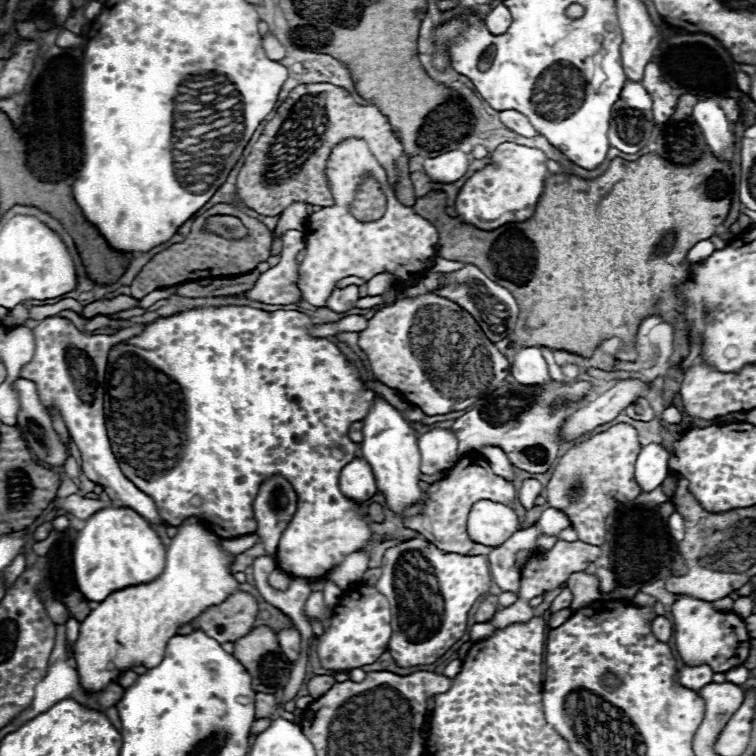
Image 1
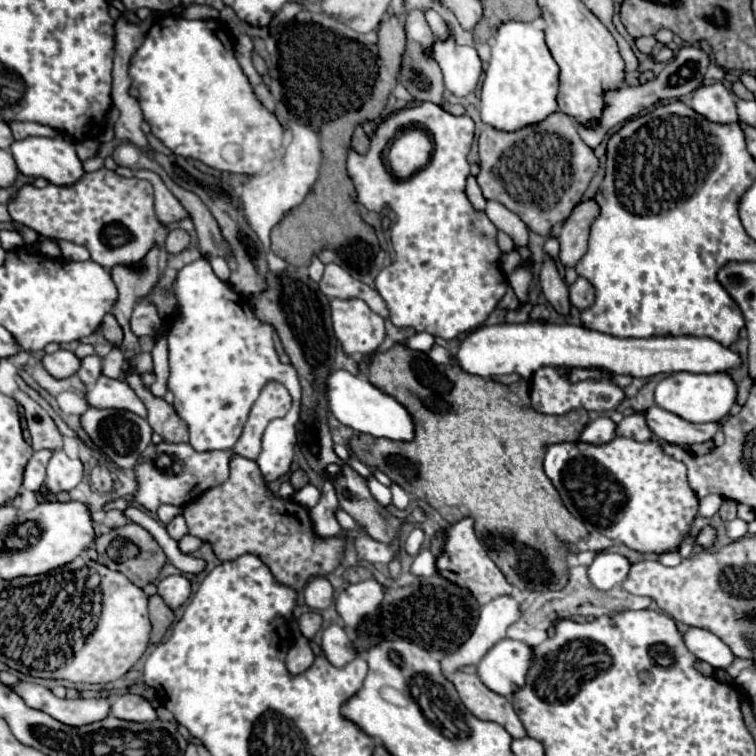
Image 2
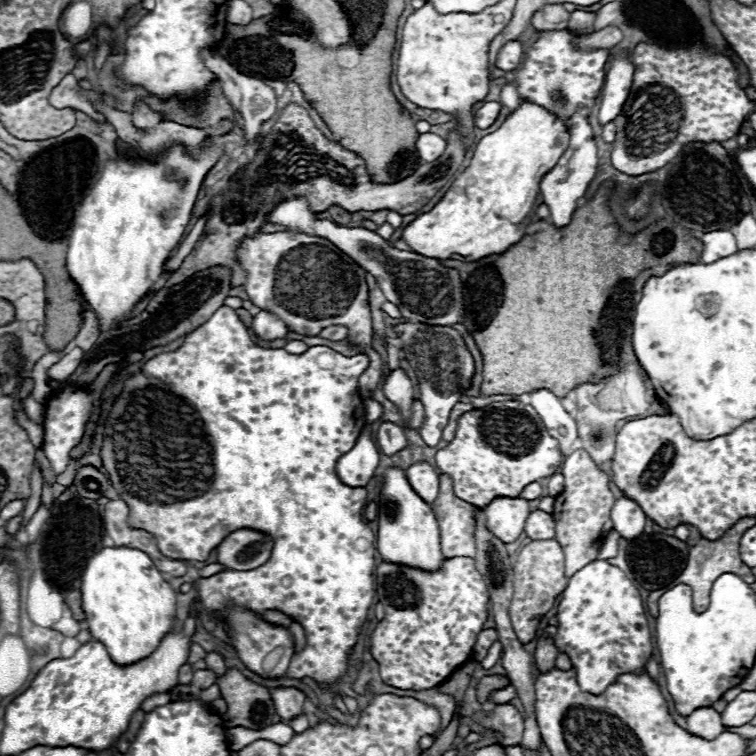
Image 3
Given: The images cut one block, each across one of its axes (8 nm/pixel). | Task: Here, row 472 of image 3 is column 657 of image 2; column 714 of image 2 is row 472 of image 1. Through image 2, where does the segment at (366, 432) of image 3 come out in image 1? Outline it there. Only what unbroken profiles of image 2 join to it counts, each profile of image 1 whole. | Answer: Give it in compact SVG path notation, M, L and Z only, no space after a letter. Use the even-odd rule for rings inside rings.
M362 458L346 464L340 472L340 490L346 498L352 498L356 502L370 500L378 492L370 464Z

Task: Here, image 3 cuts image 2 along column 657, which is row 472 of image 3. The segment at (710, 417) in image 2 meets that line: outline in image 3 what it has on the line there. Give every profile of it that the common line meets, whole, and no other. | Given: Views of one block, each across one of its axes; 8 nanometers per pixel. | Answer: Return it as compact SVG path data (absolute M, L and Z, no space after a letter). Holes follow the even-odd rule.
M390 468L386 472L386 482L380 496L378 512L378 532L376 548L382 560L394 562L398 566L414 566L420 570L438 570L444 556L440 552L440 528L430 504L426 504L408 484L406 474L400 468Z

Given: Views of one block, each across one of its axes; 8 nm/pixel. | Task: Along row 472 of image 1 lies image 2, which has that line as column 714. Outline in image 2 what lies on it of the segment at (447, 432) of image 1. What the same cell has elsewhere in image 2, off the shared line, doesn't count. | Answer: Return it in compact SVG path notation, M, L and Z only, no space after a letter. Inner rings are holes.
M652 406L648 410L640 410L640 414L644 416L648 428L654 432L654 436L658 440L670 442L670 444L680 444L680 446L692 446L696 442L706 442L712 440L716 434L716 424L708 422L708 424L694 424L694 422L686 422L680 416L662 410L660 406Z

